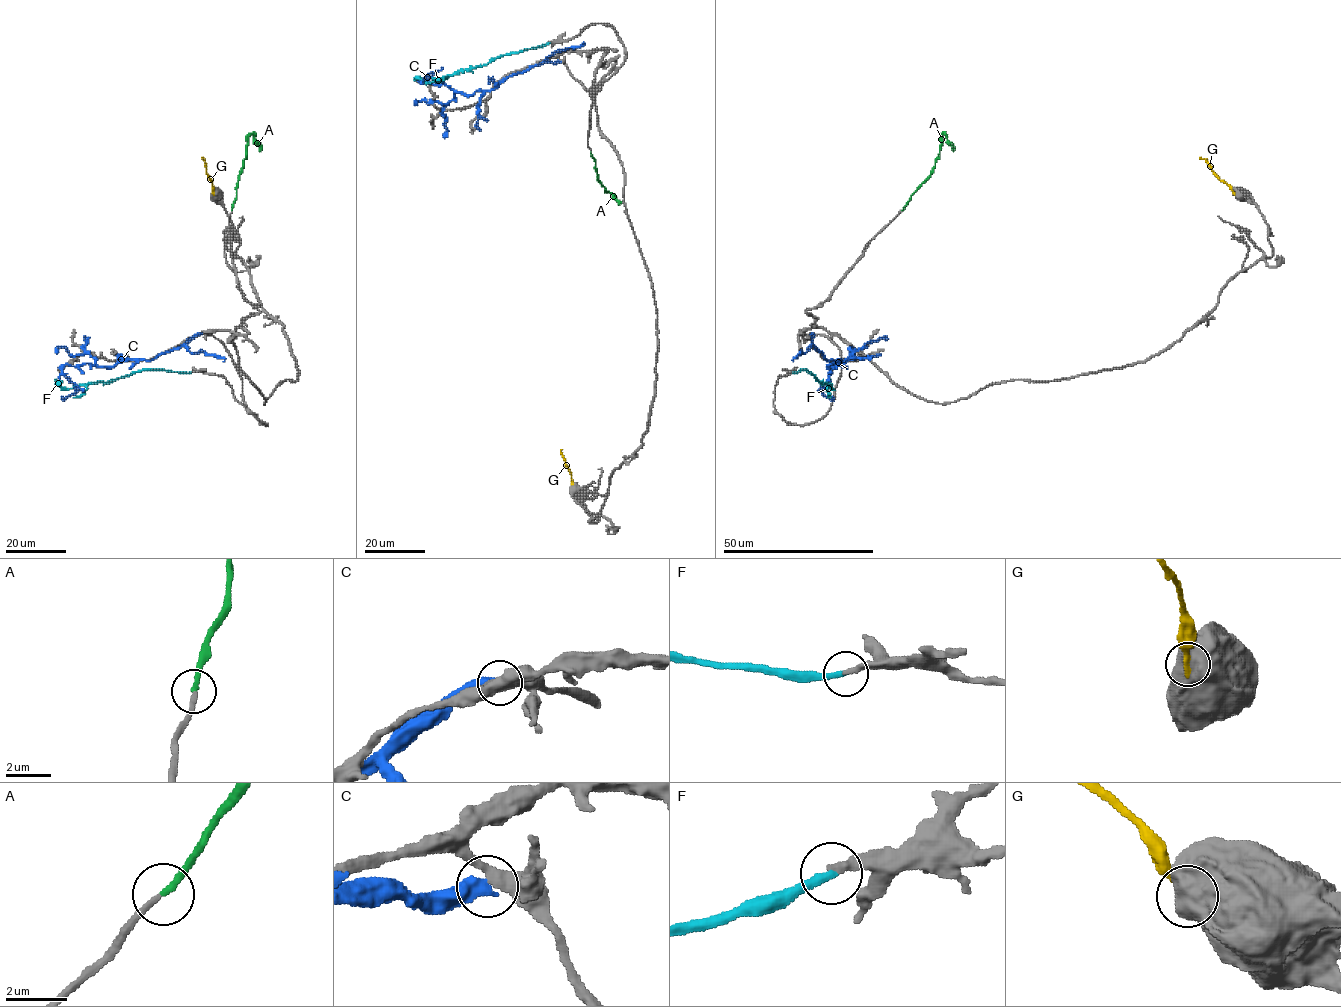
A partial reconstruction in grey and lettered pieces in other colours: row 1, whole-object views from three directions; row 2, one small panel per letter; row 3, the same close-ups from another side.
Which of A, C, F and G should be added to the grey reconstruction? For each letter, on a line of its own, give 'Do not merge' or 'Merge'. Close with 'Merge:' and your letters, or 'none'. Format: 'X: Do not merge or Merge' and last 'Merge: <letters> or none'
A: Merge
C: Do not merge
F: Merge
G: Do not merge
Merge: A, F

